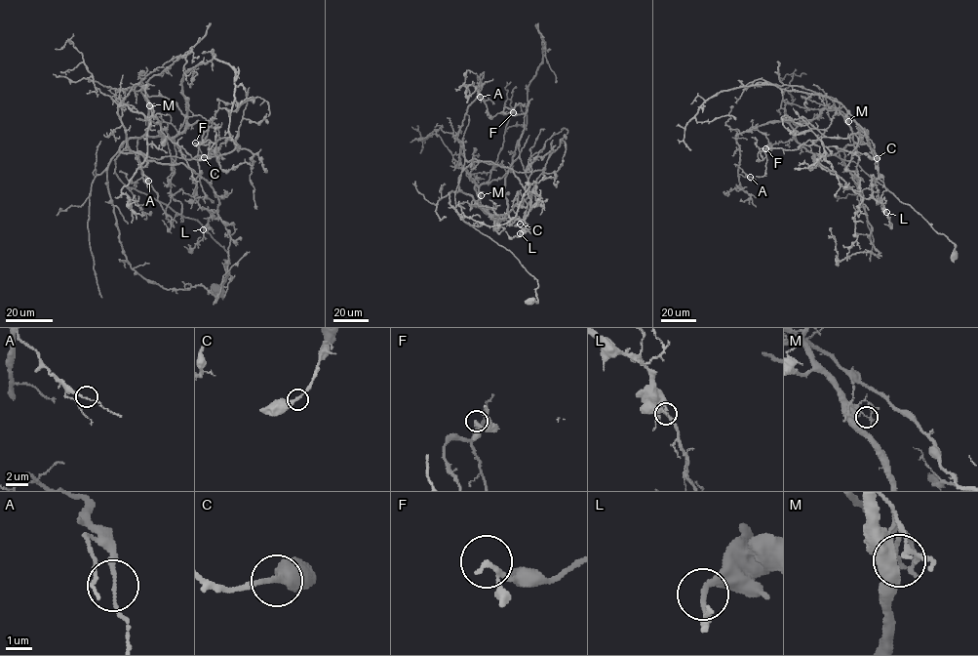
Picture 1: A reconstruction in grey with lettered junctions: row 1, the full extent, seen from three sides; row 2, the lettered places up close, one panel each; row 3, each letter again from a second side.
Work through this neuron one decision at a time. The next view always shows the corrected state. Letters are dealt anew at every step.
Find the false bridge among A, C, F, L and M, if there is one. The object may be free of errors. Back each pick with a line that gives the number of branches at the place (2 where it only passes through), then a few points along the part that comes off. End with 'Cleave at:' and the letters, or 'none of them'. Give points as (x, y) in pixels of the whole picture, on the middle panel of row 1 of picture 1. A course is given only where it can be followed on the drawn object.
M: Branches: 2. Course of the part to remove: (481, 195), (460, 163), (460, 142), (464, 160), (455, 210), (508, 250), (537, 280), (537, 302), (526, 303)
Cleave at: M

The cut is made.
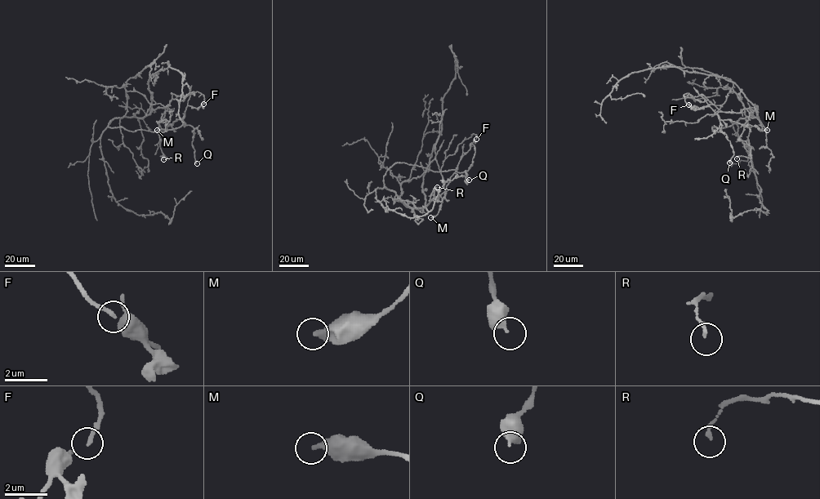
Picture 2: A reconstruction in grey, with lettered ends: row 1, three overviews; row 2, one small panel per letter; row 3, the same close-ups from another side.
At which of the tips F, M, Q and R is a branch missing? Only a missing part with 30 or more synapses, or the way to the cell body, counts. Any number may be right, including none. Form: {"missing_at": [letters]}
{"missing_at": []}

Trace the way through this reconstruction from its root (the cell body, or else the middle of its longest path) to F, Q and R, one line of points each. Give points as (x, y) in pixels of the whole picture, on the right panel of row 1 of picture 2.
F: (757, 118), (750, 109), (720, 111), (708, 100), (699, 101), (687, 93), (688, 104)
Q: (757, 118), (712, 127), (719, 131), (722, 125), (733, 153), (729, 162)
R: (757, 118), (754, 110), (746, 109), (749, 118), (739, 138), (750, 147), (751, 158), (741, 155), (737, 158)

